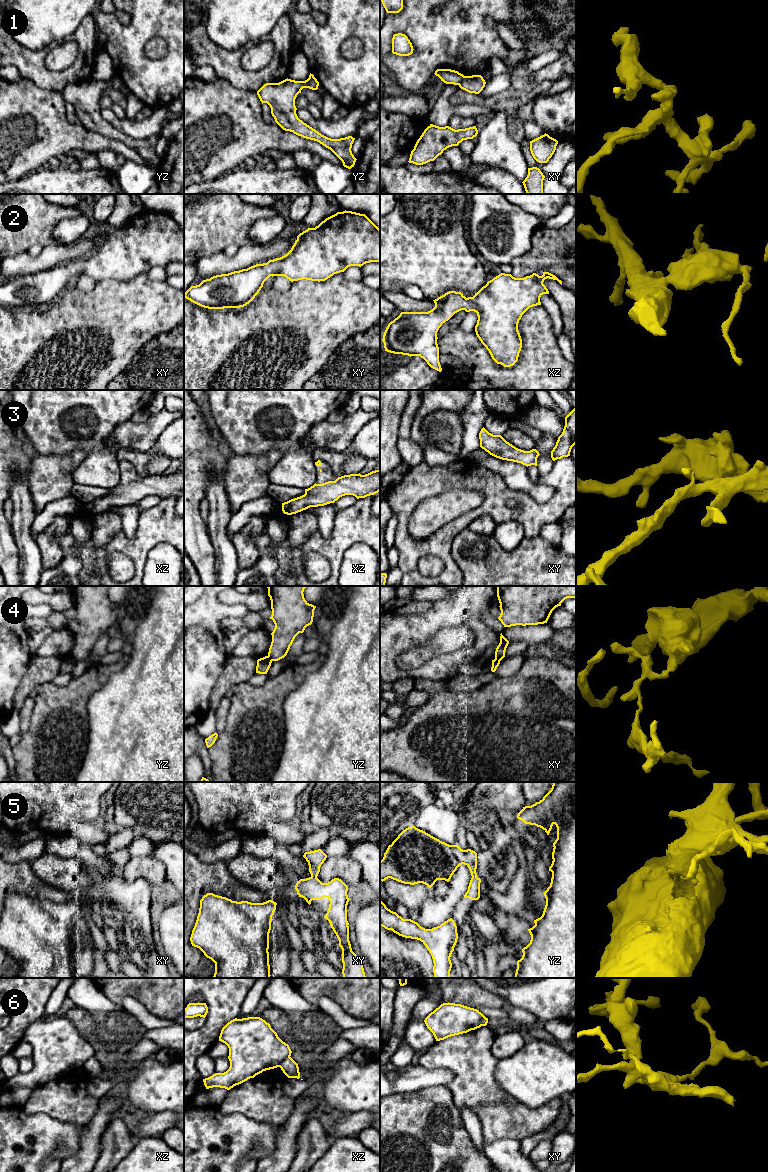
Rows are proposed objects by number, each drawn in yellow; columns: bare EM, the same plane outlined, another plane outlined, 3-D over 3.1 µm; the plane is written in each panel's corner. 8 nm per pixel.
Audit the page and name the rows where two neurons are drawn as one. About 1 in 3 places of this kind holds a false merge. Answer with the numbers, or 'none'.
1, 4, 5, 6

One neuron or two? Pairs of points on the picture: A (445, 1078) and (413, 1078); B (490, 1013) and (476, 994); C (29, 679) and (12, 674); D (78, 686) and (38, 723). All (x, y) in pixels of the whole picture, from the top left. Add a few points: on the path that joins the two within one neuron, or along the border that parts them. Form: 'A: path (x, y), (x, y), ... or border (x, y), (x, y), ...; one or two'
A: path (437, 1078), (421, 1078); one
B: border (502, 1007), (479, 1007), (477, 1009); two
C: border (31, 657), (28, 670), (13, 699); two
D: path (68, 696), (48, 716); one

